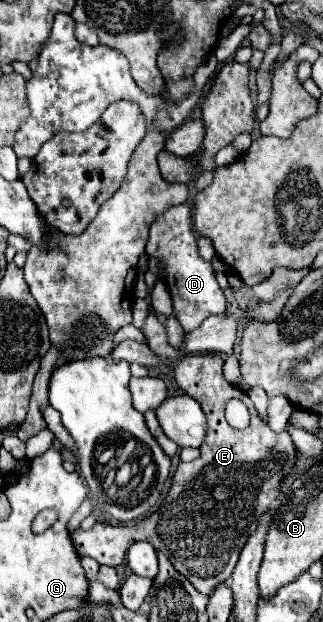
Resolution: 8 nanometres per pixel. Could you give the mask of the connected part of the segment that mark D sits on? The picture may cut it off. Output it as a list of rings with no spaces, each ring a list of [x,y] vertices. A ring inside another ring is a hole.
[[[179,204],[157,216],[149,230],[147,254],[157,256],[163,262],[161,278],[169,286],[173,298],[173,312],[177,312],[177,318],[183,328],[197,328],[205,318],[213,314],[225,314],[225,294],[215,280],[211,264],[205,262],[197,252],[195,234],[191,228],[191,210],[187,204]]]

